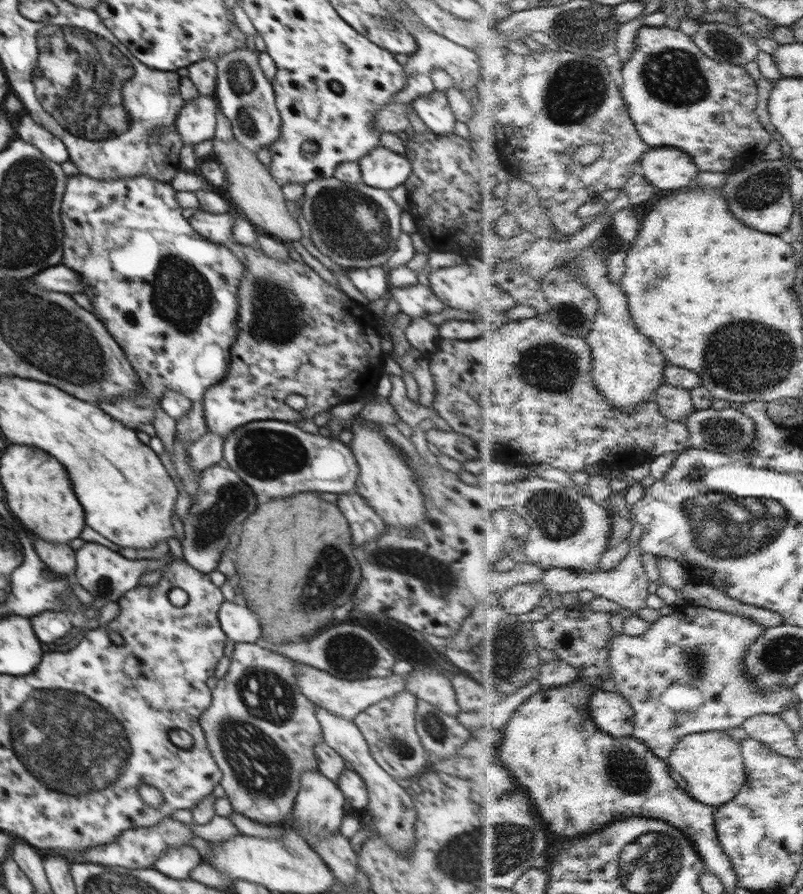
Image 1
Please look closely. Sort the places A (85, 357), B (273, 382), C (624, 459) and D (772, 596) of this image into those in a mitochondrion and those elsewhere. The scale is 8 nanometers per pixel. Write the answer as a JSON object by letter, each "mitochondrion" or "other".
{"A":"mitochondrion","B":"other","C":"other","D":"other"}

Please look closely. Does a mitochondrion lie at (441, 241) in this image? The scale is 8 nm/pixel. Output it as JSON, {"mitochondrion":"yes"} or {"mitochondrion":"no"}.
{"mitochondrion":"no"}

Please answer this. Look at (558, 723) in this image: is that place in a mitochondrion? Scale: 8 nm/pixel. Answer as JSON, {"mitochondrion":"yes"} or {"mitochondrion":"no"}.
{"mitochondrion":"no"}

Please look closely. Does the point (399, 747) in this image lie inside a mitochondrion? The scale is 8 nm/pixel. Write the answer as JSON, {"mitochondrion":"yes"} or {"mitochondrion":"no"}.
{"mitochondrion":"yes"}

